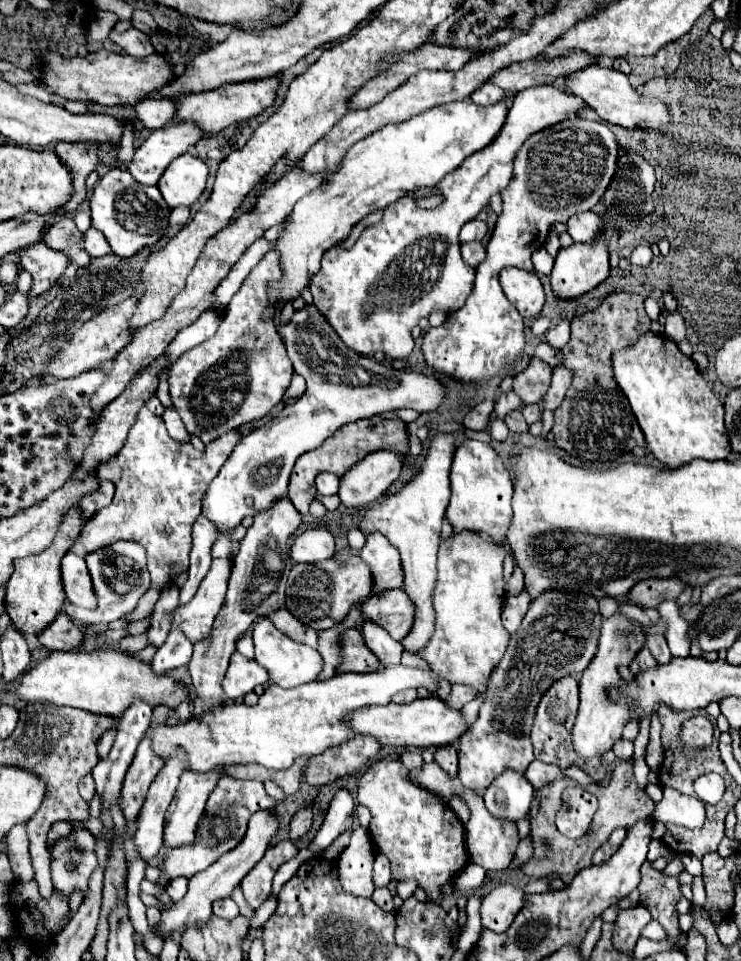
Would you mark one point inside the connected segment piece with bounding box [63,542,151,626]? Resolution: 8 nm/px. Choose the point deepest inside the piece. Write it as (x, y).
(120, 577)

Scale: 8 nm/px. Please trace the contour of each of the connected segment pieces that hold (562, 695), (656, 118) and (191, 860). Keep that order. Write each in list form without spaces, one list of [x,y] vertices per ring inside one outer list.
[[[565,676],[559,678],[557,682],[553,682],[553,686],[547,690],[547,694],[541,698],[537,710],[535,710],[535,722],[533,722],[533,730],[531,730],[531,740],[533,740],[533,748],[535,748],[535,758],[561,766],[561,768],[569,768],[571,764],[581,766],[587,774],[591,774],[597,782],[603,782],[607,768],[601,766],[599,758],[591,758],[591,760],[583,760],[573,752],[571,740],[569,740],[569,730],[573,728],[575,716],[577,716],[577,706],[579,706],[579,682],[573,676]]]
[[[593,64],[589,68],[583,68],[575,74],[567,76],[567,88],[583,98],[603,120],[611,122],[611,124],[619,124],[631,130],[637,128],[663,128],[671,122],[671,114],[669,114],[669,106],[665,102],[661,102],[659,98],[649,98],[639,94],[629,78],[623,72],[617,72],[613,68],[603,68],[599,64]]]
[[[233,776],[221,778],[217,788],[211,792],[211,796],[207,800],[205,814],[201,816],[201,822],[197,826],[195,842],[189,844],[189,846],[177,846],[177,848],[169,848],[167,850],[165,860],[159,866],[161,876],[157,880],[157,888],[163,890],[175,876],[191,878],[197,872],[209,868],[221,854],[233,850],[243,840],[251,814],[257,812],[257,810],[267,810],[271,806],[275,806],[275,802],[273,802],[273,798],[269,798],[269,794],[265,794],[263,782],[237,780]]]

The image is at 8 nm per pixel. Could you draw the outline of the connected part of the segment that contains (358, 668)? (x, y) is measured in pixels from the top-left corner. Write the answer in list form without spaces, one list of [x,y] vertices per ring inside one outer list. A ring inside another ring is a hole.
[[[347,630],[343,634],[343,662],[337,672],[375,672],[381,668],[379,658],[365,646],[359,630]]]

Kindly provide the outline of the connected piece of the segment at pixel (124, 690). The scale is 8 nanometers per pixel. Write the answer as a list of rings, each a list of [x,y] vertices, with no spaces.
[[[99,648],[93,652],[51,652],[31,670],[27,670],[15,686],[15,696],[21,704],[49,702],[55,706],[71,706],[107,716],[121,716],[137,700],[145,700],[151,706],[165,704],[175,708],[177,702],[185,698],[185,692],[189,692],[189,688],[181,686],[175,678],[157,676],[151,672],[149,664],[135,660],[131,654],[109,648]]]

